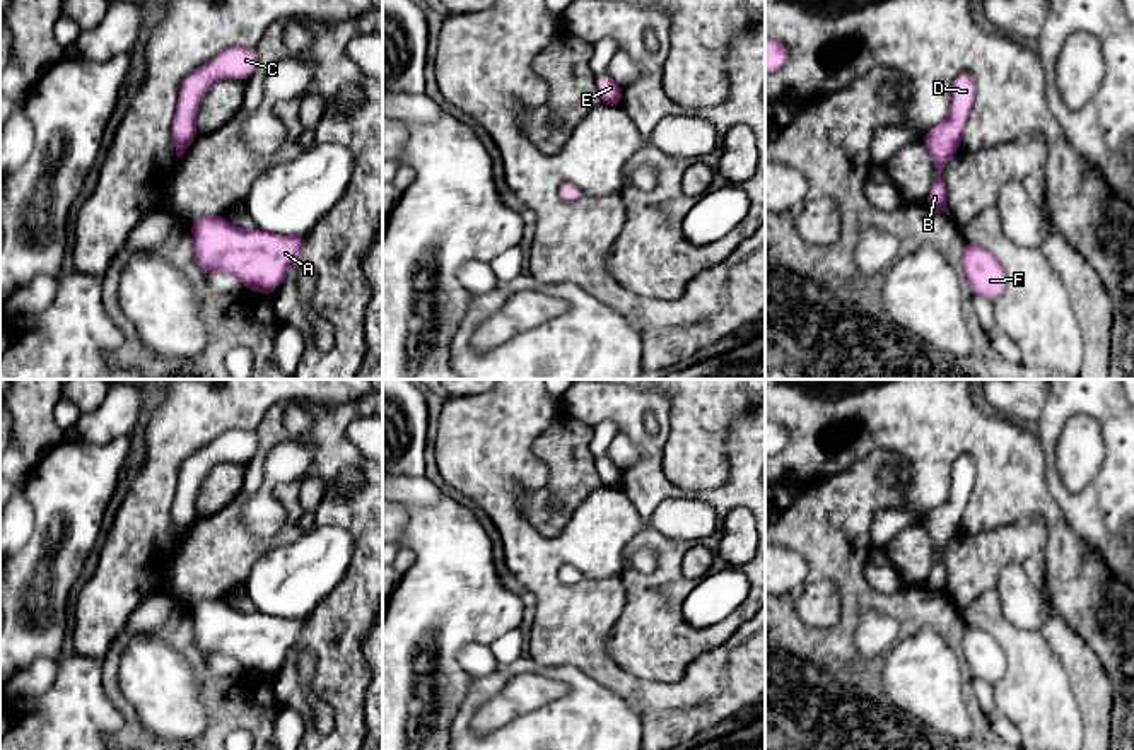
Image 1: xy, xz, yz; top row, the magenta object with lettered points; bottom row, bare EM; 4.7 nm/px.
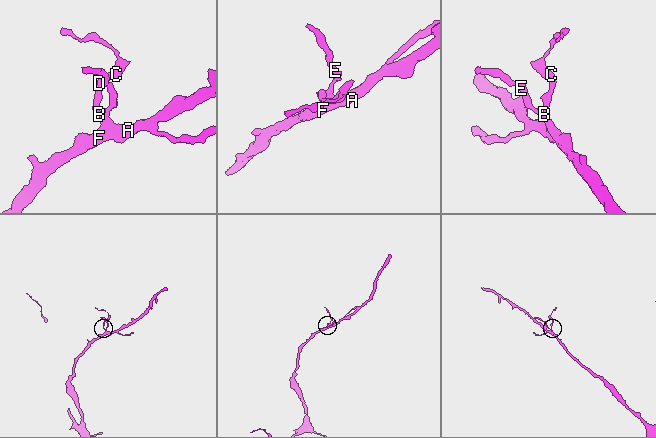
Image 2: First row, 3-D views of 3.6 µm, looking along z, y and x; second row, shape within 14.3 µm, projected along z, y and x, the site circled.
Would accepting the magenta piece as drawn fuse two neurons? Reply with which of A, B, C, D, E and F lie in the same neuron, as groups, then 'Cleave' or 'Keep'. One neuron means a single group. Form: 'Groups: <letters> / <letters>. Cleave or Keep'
Groups: A B C D E F. Keep

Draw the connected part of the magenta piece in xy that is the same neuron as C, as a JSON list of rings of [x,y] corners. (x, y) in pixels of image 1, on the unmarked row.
[[[227,431],[203,449],[184,460],[181,466],[178,492],[172,504],[172,524],[181,542],[196,521],[196,492],[205,475],[222,461],[249,461],[258,449],[256,431]]]

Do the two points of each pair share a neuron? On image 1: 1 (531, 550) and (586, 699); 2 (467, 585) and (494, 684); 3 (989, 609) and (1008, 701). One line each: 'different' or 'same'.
1: different
2: different
3: same

